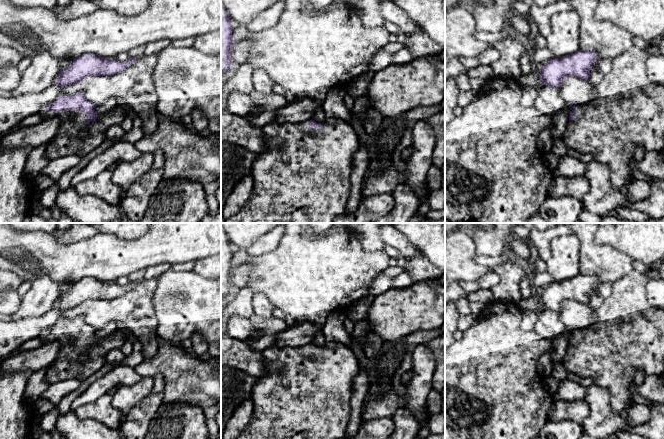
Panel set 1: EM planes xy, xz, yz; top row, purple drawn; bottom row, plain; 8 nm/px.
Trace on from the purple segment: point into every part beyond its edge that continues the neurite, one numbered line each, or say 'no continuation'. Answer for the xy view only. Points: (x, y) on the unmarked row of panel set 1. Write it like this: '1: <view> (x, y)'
1: xy (67, 365)

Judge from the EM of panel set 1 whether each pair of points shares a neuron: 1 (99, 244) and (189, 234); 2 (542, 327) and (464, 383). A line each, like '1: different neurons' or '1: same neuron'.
1: same neuron
2: different neurons

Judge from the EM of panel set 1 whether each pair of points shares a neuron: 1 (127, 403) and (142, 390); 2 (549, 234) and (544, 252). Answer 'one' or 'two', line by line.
1: one
2: one

